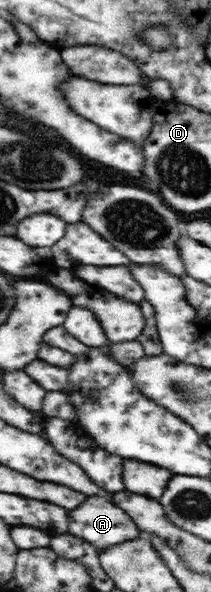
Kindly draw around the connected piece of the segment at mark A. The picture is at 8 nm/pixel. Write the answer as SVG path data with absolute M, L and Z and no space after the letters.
M90 498L86 506L78 506L78 510L72 510L68 514L68 532L90 542L96 548L108 548L126 540L137 540L144 535L126 516L126 512L104 498Z

